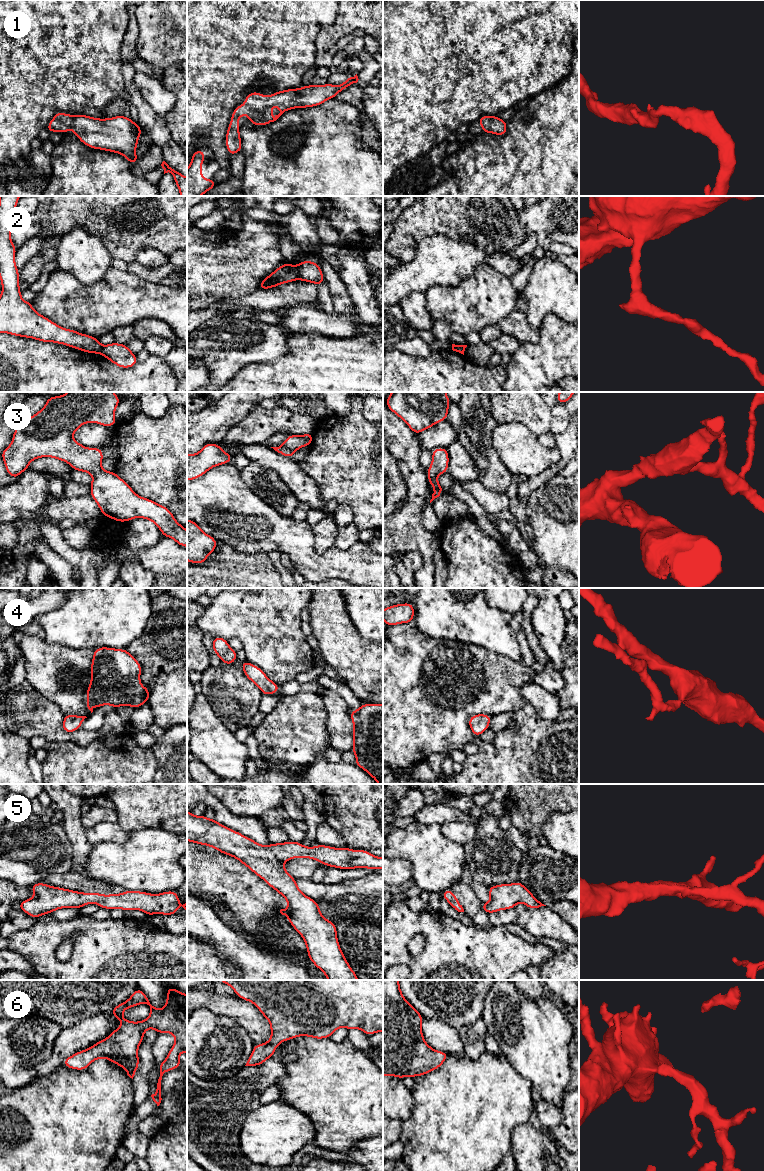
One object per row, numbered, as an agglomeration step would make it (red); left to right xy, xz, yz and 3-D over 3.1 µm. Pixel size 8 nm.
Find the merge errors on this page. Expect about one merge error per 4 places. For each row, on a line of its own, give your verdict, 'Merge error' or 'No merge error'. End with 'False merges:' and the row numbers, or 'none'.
1: No merge error
2: Merge error
3: No merge error
4: No merge error
5: No merge error
6: No merge error
False merges: 2

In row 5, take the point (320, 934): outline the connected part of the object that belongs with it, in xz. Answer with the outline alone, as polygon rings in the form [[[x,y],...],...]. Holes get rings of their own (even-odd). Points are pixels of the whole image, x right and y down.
[[[187,811],[187,841],[210,846],[225,855],[236,858],[281,894],[287,900],[288,908],[281,909],[280,913],[288,918],[292,927],[302,936],[309,960],[325,974],[328,980],[359,980],[340,948],[335,923],[322,916],[320,906],[315,900],[303,894],[296,884],[296,879],[285,870],[283,863],[299,857],[314,859],[328,867],[338,869],[367,868],[375,870],[383,869],[383,857],[374,856],[366,850],[352,850],[348,847],[335,848],[321,844],[307,847],[303,846],[301,842],[294,841],[261,845],[218,823],[215,819],[208,819],[205,815],[195,816],[190,811]]]

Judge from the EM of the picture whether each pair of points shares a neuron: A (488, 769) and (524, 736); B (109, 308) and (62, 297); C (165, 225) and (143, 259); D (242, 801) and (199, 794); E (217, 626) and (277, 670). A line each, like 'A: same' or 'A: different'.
A: same
B: same
C: different
D: different
E: same

